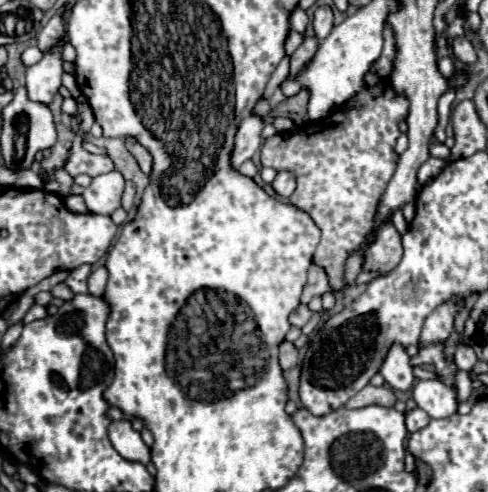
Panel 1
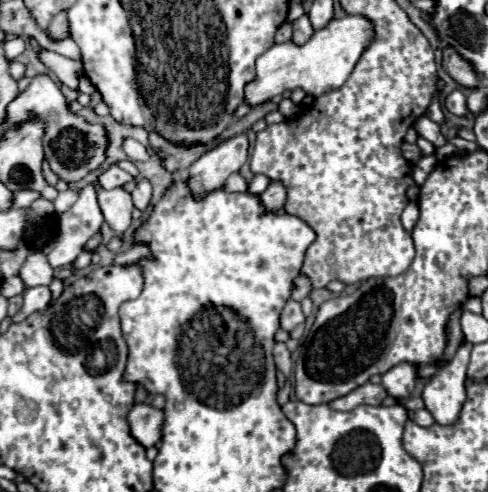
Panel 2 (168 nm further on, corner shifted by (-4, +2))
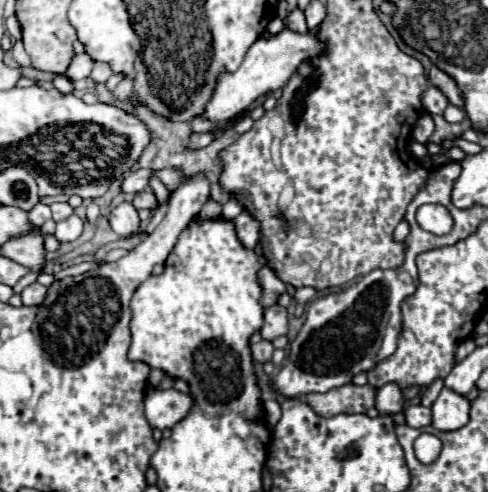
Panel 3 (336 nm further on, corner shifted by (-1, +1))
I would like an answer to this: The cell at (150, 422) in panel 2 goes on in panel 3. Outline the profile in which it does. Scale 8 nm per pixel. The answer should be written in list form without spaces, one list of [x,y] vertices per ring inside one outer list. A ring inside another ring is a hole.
[[[149,389],[145,393],[145,415],[151,427],[171,429],[193,407],[193,397],[177,389]]]

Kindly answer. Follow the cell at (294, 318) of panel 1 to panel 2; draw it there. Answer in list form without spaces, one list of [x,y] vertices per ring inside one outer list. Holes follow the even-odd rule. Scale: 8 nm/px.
[[[288,300],[282,314],[280,314],[280,328],[290,332],[294,330],[298,324],[304,322],[304,314],[302,314],[302,308],[296,300]]]

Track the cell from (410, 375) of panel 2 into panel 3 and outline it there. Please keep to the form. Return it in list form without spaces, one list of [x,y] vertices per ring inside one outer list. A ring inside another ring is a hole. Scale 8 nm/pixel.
[[[387,383],[377,391],[375,409],[379,411],[379,415],[397,415],[403,411],[403,407],[405,407],[403,393],[395,383]]]

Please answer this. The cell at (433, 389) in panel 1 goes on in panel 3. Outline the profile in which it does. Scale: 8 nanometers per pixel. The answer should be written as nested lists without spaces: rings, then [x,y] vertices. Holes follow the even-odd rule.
[[[443,387],[441,395],[433,403],[433,427],[439,431],[455,431],[469,421],[469,399]]]

